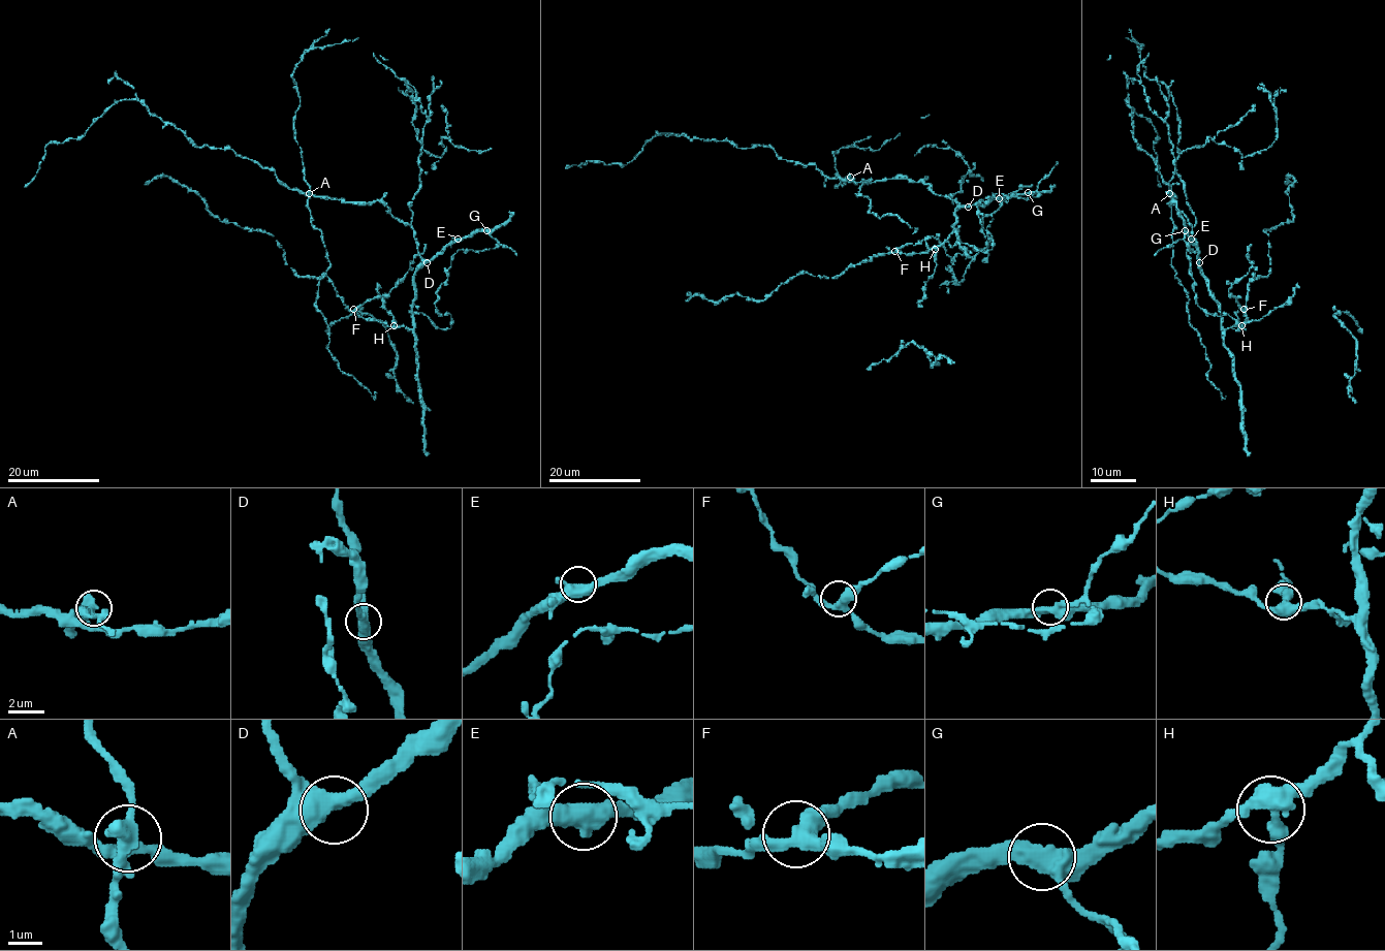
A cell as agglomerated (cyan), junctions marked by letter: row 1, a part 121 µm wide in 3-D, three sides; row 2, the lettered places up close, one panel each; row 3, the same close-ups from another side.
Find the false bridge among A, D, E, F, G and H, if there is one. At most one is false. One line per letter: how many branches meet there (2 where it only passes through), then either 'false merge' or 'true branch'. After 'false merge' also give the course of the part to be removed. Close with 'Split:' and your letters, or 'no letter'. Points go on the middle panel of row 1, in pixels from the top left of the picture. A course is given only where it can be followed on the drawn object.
A: branches 3; false merge
D: branches 3; true branch
E: branches 3; true branch
F: branches 3; true branch
G: branches 3; true branch
H: branches 3; true branch
Split: A

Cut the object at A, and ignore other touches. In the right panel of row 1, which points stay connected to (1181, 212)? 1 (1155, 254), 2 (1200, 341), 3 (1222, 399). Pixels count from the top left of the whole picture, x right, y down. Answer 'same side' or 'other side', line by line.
1: same side
2: other side
3: other side

